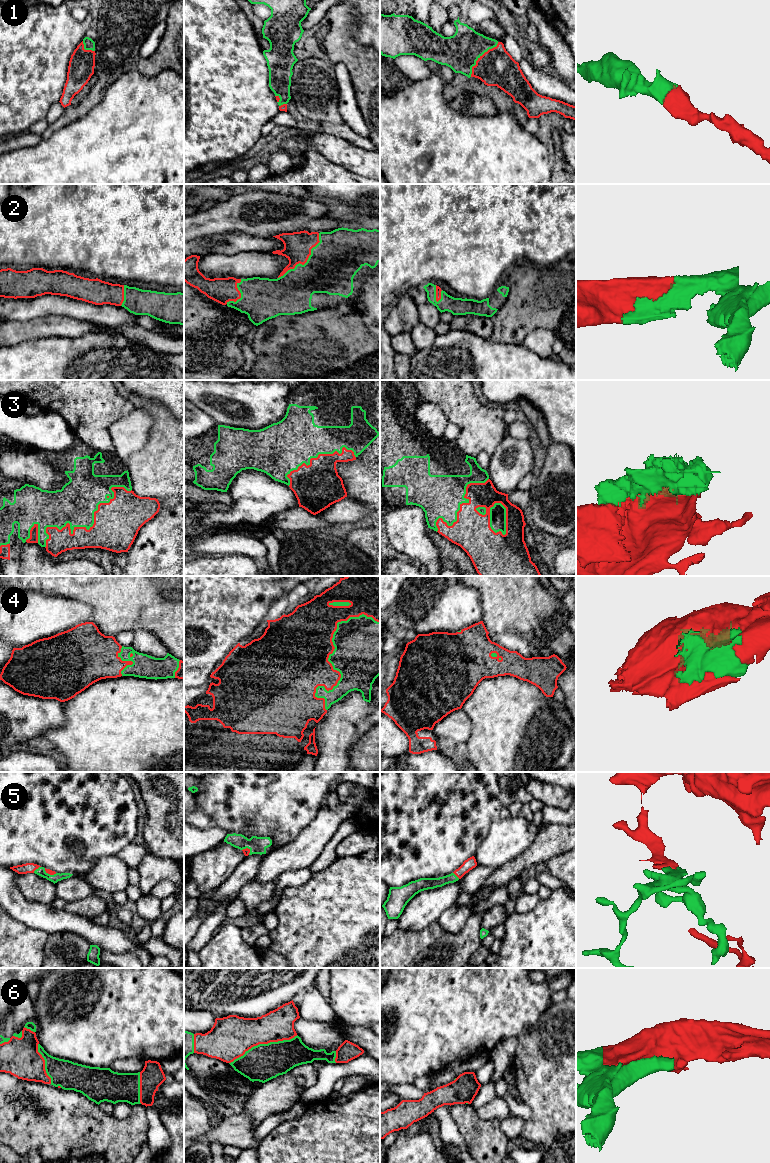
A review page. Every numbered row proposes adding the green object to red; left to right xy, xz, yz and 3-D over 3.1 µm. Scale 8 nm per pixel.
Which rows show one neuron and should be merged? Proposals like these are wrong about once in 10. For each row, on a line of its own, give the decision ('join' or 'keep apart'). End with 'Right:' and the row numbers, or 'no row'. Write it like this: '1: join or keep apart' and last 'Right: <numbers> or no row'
1: join
2: join
3: join
4: join
5: join
6: join
Right: 1, 2, 3, 4, 5, 6

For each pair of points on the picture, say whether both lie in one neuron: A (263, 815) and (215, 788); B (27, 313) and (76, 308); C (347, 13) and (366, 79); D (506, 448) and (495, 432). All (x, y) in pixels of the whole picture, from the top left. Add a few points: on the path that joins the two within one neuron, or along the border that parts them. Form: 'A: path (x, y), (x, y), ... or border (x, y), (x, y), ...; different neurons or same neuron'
A: path (251, 803), (231, 785), (227, 785); same neuron
B: path (39, 307), (64, 307); same neuron
C: path (345, 29), (345, 47), (361, 63); same neuron
D: border (506, 434), (490, 456); different neurons

